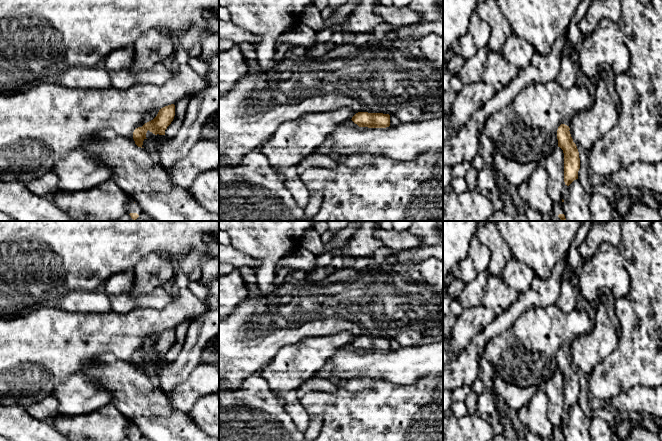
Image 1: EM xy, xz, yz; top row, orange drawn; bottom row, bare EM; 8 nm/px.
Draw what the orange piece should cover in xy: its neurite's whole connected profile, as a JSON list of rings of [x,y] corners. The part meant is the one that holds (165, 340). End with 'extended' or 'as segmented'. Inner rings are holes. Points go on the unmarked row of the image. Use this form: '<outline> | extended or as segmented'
[[[171,328],[160,334],[151,334],[144,343],[144,349],[133,356],[133,363],[138,371],[142,372],[146,357],[149,354],[153,358],[165,359],[165,354],[171,348],[175,340],[175,329]]] | extended

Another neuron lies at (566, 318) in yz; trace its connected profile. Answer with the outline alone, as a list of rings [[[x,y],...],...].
[[[563,313],[560,320],[564,324],[565,334],[576,336],[576,329],[572,326],[572,313]]]

